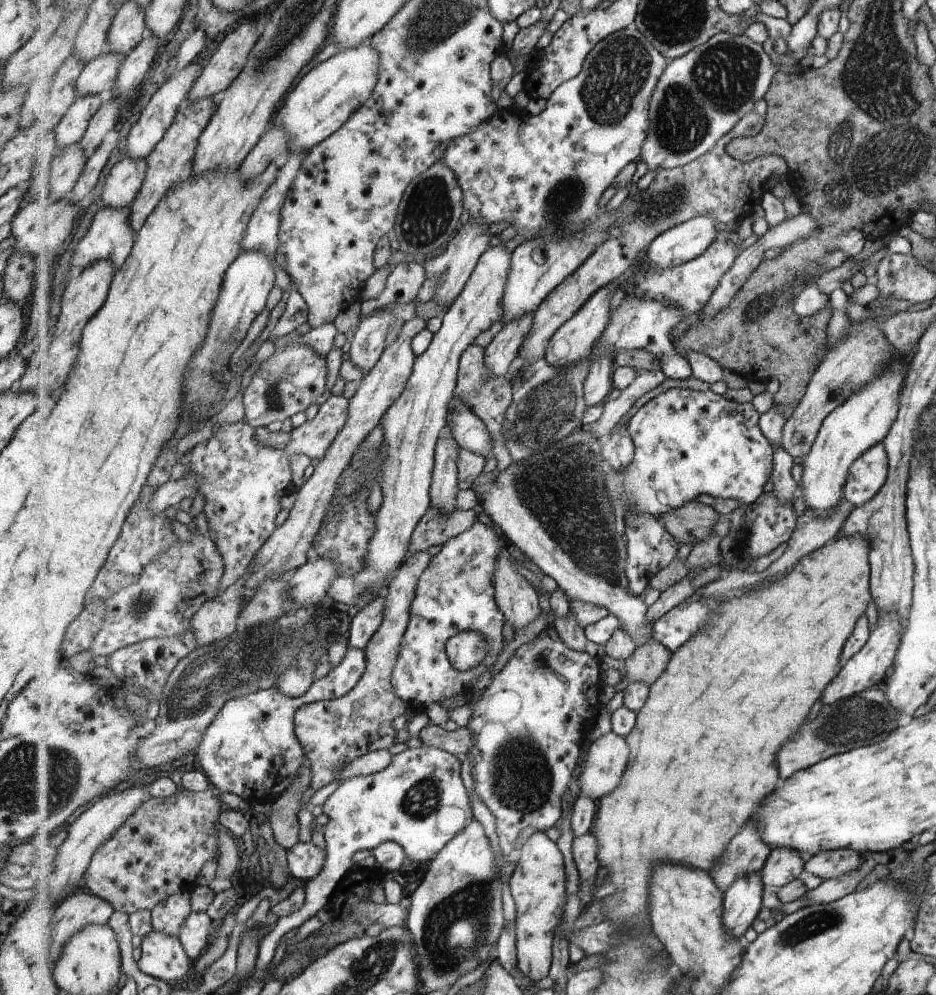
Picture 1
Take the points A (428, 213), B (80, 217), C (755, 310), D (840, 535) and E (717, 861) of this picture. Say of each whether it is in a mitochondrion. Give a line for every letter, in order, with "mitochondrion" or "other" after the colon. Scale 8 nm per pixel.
A: mitochondrion
B: other
C: mitochondrion
D: other
E: other

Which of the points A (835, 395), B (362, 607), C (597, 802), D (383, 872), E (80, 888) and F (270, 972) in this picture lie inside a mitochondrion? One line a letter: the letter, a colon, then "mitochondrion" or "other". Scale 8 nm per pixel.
A: mitochondrion
B: other
C: other
D: other
E: other
F: other

